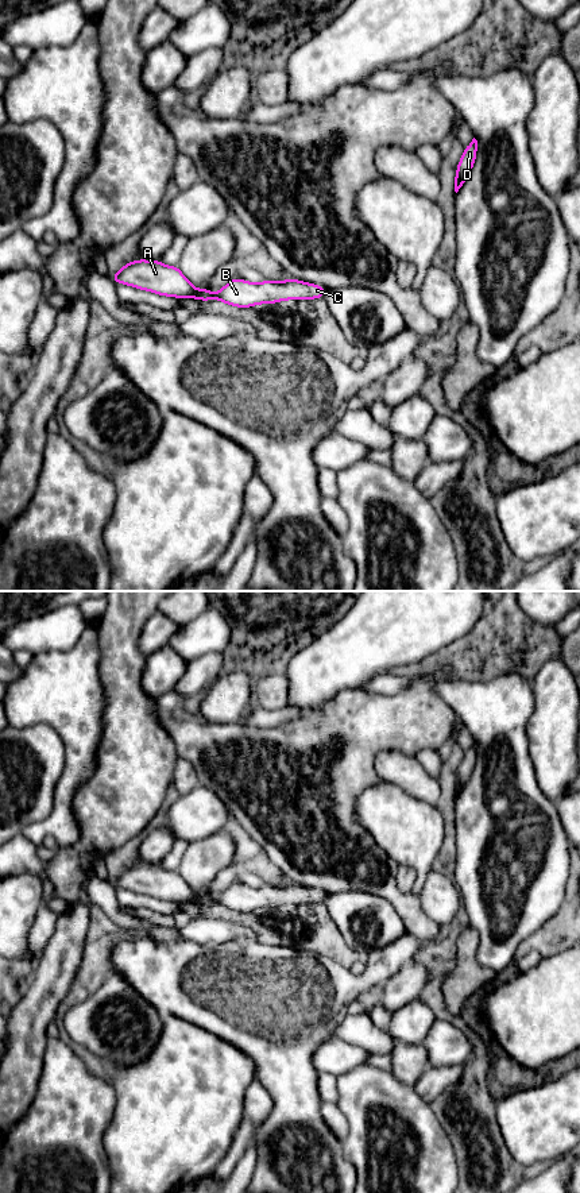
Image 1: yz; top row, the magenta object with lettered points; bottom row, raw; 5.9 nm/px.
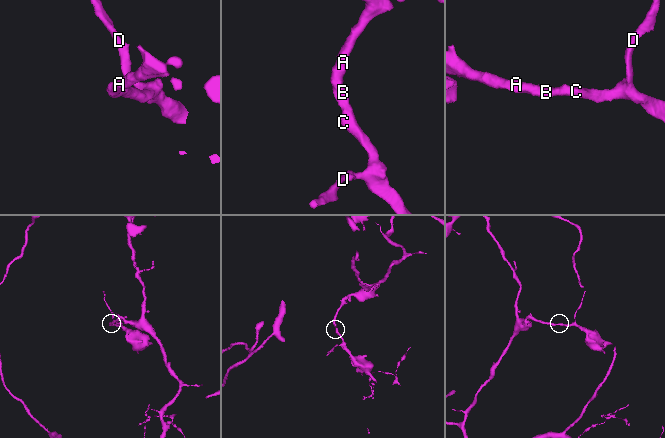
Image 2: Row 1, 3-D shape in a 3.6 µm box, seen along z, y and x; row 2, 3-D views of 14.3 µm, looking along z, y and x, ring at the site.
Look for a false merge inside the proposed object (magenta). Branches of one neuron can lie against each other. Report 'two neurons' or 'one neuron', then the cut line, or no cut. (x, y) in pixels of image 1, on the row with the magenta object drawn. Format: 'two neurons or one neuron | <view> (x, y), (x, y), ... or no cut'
one neuron | no cut

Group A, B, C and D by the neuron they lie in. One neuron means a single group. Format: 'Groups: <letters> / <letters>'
Groups: A B C D

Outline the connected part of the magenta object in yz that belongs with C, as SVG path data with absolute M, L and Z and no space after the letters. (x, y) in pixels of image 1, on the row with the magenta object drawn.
M138 259L121 267L109 278L115 283L129 285L136 289L148 290L159 296L187 297L200 301L223 301L231 306L250 308L258 304L277 304L283 300L314 300L325 298L326 289L289 278L282 282L262 281L252 283L235 277L214 296L206 285L197 290L181 273L178 266L165 266L161 260Z

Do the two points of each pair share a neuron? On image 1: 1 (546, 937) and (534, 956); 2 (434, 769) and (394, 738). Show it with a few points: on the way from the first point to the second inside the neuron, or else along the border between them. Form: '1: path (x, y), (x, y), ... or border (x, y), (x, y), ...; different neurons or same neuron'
1: border (542, 954), (530, 949), (517, 960); different neurons
2: border (437, 748), (424, 748), (414, 756); different neurons

